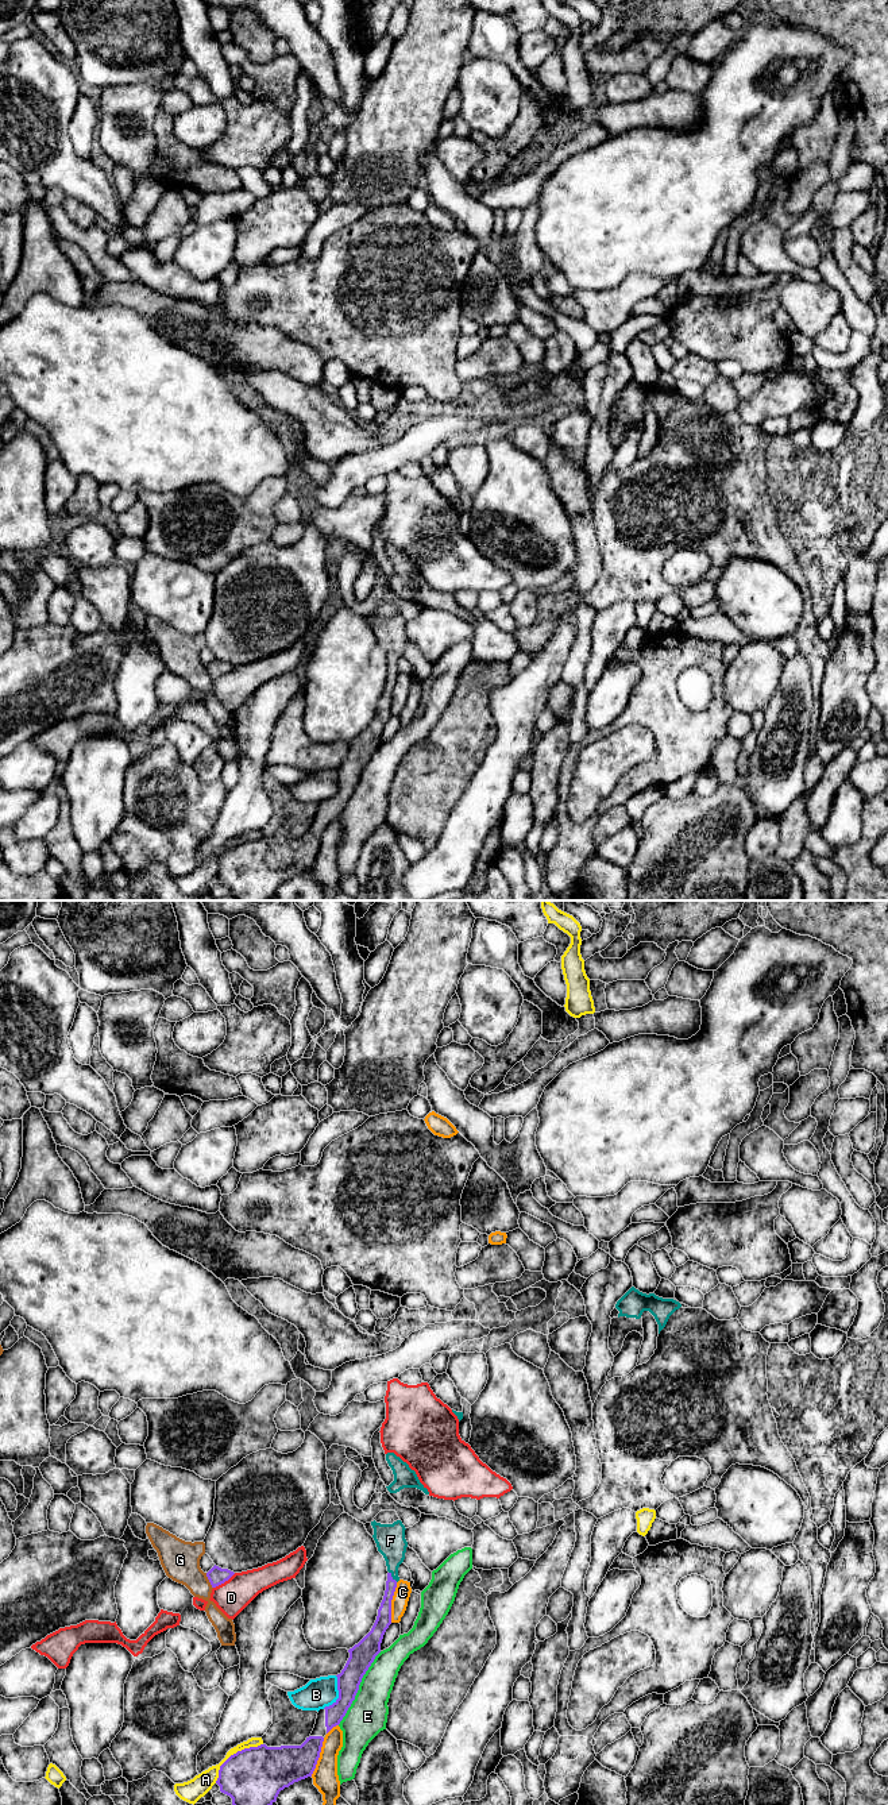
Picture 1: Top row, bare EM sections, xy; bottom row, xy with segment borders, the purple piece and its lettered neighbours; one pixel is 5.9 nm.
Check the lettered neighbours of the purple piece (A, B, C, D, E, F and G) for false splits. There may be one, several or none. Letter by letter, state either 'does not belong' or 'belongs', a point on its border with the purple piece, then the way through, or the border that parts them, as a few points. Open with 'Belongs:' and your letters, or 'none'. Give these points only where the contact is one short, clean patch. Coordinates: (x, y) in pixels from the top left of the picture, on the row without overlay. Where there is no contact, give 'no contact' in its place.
Belongs: F
A: does not belong | xy (234, 847)
B: does not belong | xy (339, 787)
C: does not belong | xy (390, 695)
D: does not belong | xy (224, 674)
E: does not belong | xy (358, 780)
F: belongs | xy (392, 670) | across xy (383, 710), (392, 670), (390, 633)
G: does not belong | xy (209, 674)

